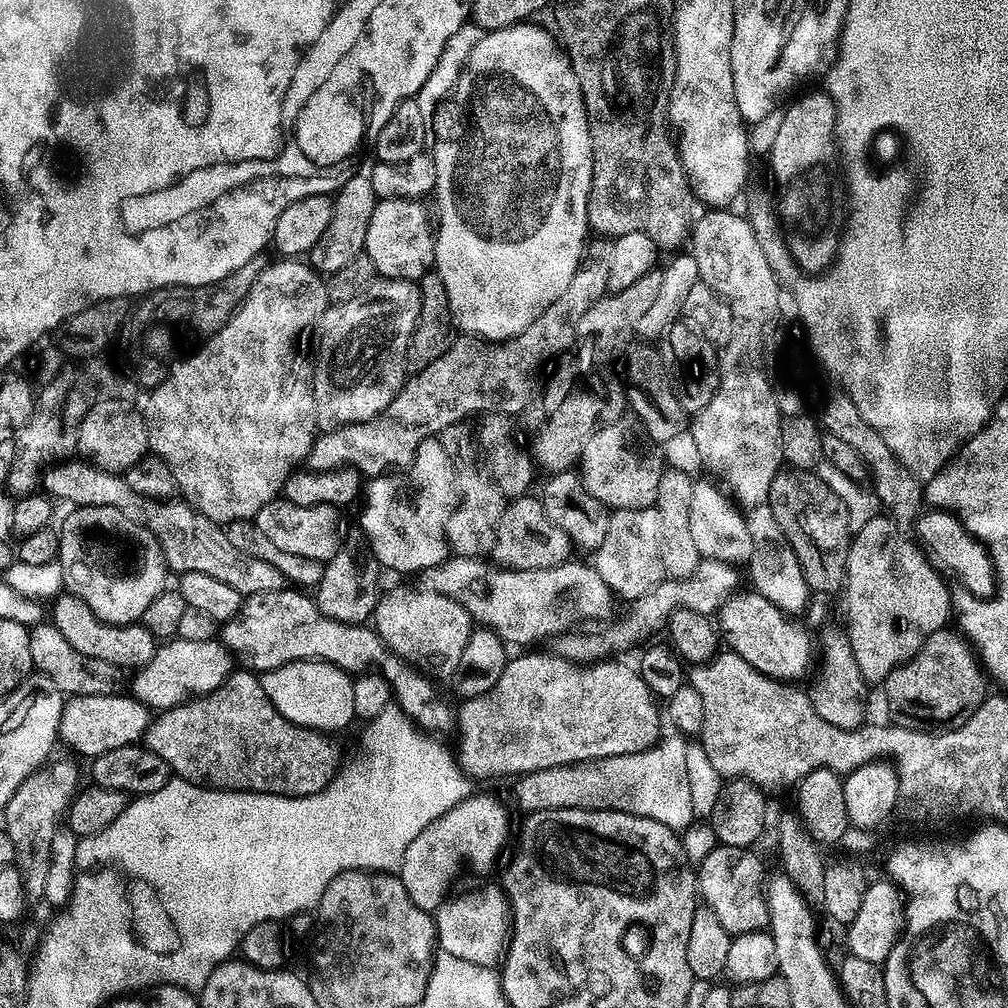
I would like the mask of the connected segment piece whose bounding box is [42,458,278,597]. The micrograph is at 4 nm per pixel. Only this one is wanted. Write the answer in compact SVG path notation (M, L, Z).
M79 459L56 464L45 472L43 469L43 491L51 494L57 501L69 500L69 505L72 506L110 506L114 510L122 510L126 518L140 521L150 530L150 534L154 534L164 555L164 563L173 573L210 574L210 578L218 578L218 582L234 586L234 590L241 592L244 597L259 592L273 592L277 588L278 577L270 562L262 562L262 558L250 558L250 554L234 550L234 546L227 544L221 533L219 536L212 532L216 531L212 521L204 519L187 500L143 496L123 475L109 472L107 468L99 467L87 459Z

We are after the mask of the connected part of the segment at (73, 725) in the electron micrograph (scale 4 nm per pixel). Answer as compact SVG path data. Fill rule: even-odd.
M131 694L69 696L64 702L58 736L77 752L77 757L95 758L106 754L106 750L118 750L118 746L137 743L148 729L149 723L148 705Z

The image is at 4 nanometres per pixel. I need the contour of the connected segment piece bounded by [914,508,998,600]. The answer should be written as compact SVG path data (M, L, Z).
M941 508L929 509L916 520L914 532L931 557L941 567L946 566L960 577L965 588L976 596L975 599L991 599L995 595L998 578L995 574L991 551L955 513Z

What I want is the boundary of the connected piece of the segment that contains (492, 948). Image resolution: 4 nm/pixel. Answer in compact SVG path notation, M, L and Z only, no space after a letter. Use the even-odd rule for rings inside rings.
M499 885L466 892L452 902L443 902L434 914L433 924L441 951L474 965L495 967L503 957L510 932L507 897Z

